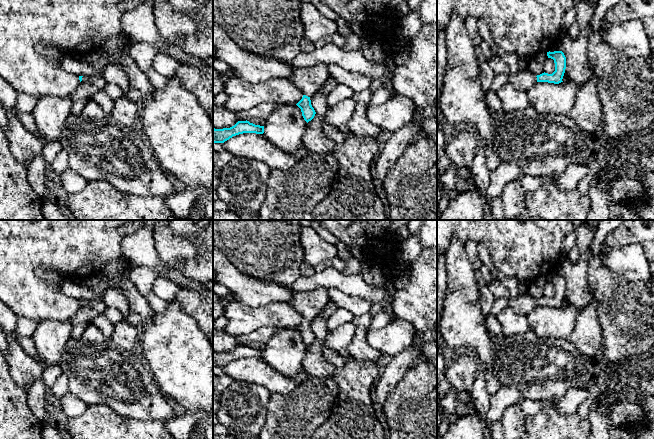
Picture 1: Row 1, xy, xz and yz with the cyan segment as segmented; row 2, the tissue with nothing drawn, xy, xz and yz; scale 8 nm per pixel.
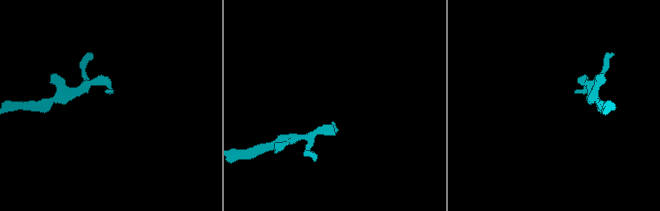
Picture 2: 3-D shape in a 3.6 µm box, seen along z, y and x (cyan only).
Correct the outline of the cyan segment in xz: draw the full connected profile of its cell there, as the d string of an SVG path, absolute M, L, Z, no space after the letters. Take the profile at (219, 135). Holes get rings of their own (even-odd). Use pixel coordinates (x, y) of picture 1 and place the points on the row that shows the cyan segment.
M238 121L230 128L215 129L213 128L213 143L224 143L233 136L243 133L263 134L264 126L255 125L249 121Z

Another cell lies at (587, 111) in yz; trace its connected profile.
M592 76L576 93L574 106L568 115L584 132L595 132L602 123L602 103L598 95L597 78Z

